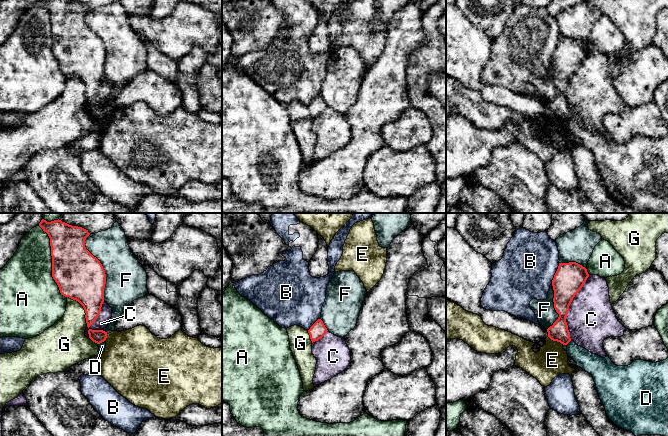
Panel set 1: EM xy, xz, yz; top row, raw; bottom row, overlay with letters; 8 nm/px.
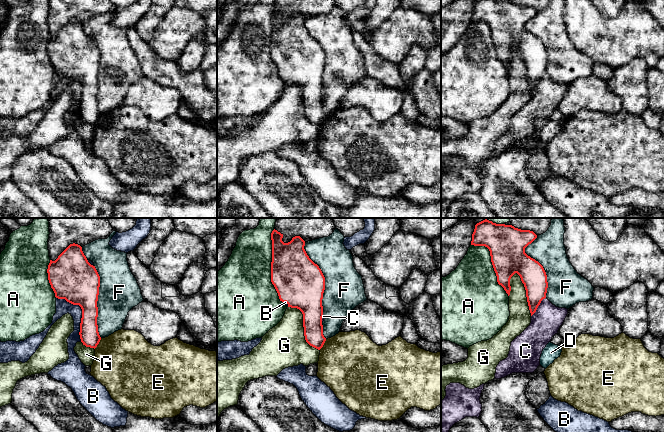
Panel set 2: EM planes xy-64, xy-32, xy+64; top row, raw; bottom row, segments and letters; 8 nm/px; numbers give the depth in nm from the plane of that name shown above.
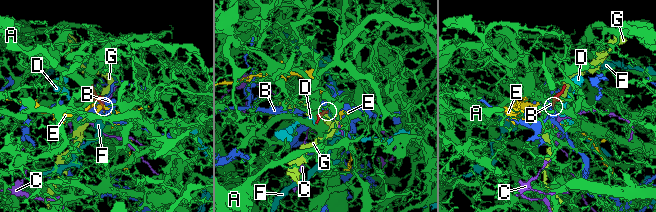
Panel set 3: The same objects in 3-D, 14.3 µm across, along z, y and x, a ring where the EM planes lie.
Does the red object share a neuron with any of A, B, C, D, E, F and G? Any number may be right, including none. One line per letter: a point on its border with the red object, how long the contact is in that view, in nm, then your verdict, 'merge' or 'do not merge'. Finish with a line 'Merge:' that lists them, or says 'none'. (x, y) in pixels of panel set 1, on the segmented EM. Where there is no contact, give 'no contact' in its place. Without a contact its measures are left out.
A: meets red in xy at (52, 261); contact 600 nm long; do not merge
B: meets red in yz at (555, 273); contact 170 nm long; do not merge
C: meets red in yz at (568, 307); contact 550 nm long; do not merge
D: meets red in xy at (101, 342); contact 70 nm long; do not merge
E: meets red in yz at (556, 340); contact 140 nm long; do not merge
F: meets red in xy at (102, 267); contact 550 nm long; do not merge
G: meets red in xy at (83, 307); contact 300 nm long; do not merge
Merge: none

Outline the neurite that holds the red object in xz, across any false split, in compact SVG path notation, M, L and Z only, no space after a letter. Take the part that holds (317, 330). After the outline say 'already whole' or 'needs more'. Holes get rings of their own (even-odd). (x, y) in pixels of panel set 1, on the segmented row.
M318 319L308 330L312 343L321 339L327 331L323 321Z; already whole

